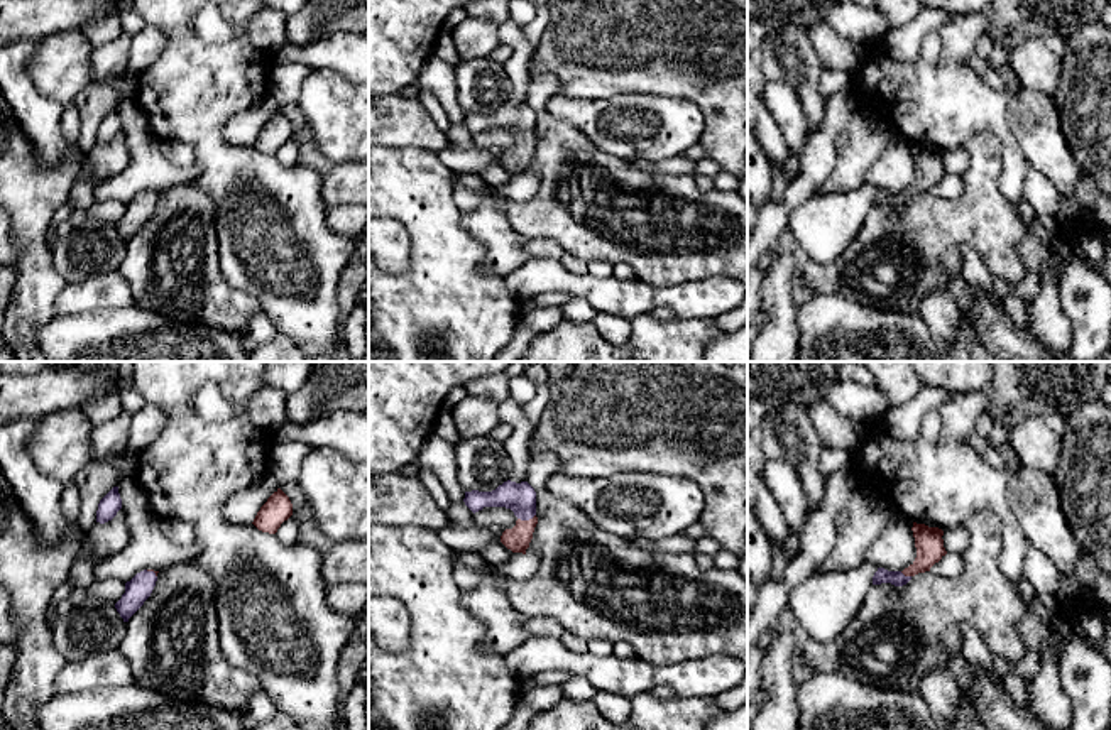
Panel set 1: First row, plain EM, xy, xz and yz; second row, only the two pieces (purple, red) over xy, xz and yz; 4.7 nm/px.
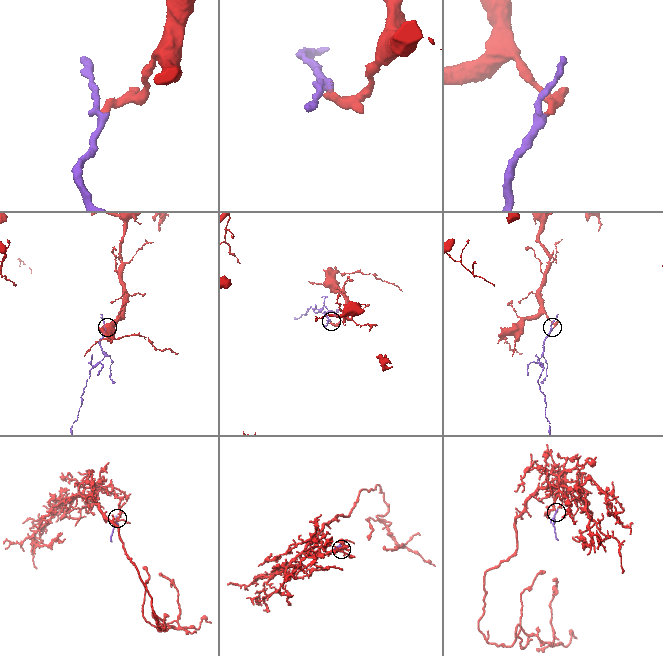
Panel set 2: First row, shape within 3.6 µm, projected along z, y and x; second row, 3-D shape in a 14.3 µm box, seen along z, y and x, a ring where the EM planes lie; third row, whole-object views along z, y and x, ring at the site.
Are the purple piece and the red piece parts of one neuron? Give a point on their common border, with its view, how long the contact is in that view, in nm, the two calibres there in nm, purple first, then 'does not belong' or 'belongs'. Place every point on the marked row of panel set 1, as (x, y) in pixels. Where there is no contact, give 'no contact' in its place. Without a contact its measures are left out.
xz (526, 519) | 90 nm | 140/120 nm | belongs

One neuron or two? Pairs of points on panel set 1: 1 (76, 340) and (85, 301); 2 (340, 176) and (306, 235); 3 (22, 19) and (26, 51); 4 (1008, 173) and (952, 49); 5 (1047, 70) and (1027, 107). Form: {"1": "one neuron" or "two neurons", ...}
{"1": "two neurons", "2": "two neurons", "3": "two neurons", "4": "one neuron", "5": "two neurons"}

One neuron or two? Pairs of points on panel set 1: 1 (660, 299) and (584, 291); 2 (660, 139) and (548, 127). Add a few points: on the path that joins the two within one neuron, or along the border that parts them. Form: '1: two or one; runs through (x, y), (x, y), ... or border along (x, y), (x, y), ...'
1: one; runs through (641, 298), (602, 294)
2: two; border along (547, 108), (577, 127), (611, 156)

